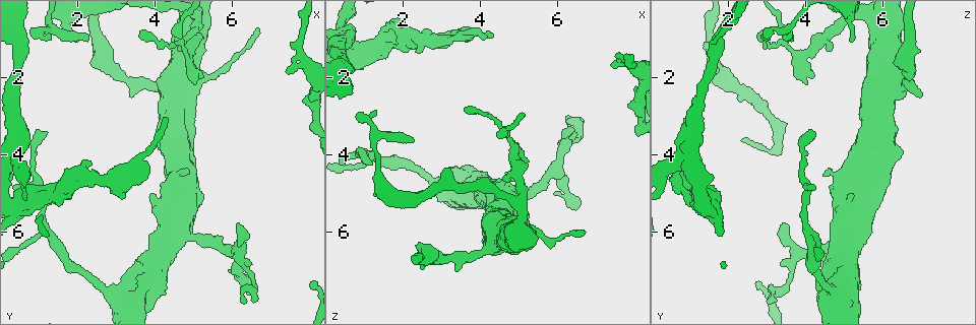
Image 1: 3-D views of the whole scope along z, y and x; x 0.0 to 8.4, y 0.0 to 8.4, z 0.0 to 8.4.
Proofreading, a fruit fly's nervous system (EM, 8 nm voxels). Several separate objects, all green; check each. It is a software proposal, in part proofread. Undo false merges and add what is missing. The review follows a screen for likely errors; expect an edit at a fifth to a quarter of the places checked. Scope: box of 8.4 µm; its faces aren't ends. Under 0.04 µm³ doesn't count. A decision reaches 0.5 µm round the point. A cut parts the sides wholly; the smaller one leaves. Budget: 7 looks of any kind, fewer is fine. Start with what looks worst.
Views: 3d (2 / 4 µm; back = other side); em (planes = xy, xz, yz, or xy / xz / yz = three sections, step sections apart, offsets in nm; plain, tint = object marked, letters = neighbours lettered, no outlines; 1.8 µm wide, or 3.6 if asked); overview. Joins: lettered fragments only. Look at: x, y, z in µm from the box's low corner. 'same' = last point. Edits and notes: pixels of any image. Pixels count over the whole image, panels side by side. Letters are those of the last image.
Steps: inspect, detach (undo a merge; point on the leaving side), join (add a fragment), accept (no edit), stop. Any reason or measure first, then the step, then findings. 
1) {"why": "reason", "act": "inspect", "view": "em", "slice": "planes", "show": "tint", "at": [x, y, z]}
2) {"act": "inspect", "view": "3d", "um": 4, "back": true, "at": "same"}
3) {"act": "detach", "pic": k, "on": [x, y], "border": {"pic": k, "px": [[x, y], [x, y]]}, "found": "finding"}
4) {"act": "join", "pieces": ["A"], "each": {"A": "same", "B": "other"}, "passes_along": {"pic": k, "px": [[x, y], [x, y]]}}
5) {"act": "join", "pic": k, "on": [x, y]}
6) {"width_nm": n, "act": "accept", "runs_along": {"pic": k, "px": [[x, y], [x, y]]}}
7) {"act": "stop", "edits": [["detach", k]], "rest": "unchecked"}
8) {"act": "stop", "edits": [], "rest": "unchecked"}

{"why": "an open end", "act": "inspect", "view": "3d", "um": 4, "at": [7.50, 1.90, 1.70]}

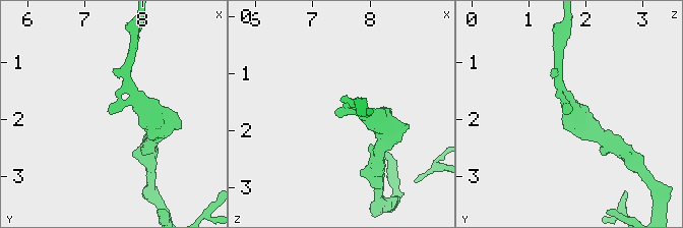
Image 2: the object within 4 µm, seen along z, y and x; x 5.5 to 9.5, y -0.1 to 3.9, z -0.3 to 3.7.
{"why": "shape alone is not enough", "act": "inspect", "view": "em", "slice": "planes", "show": "plain", "at": [7.50, 1.90, 1.75]}

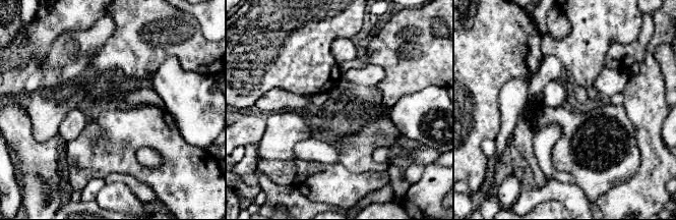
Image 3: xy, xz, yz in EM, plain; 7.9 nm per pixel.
{"why": "what lies round it", "act": "inspect", "view": "em", "slice": "planes", "show": "letters", "at": "same"}

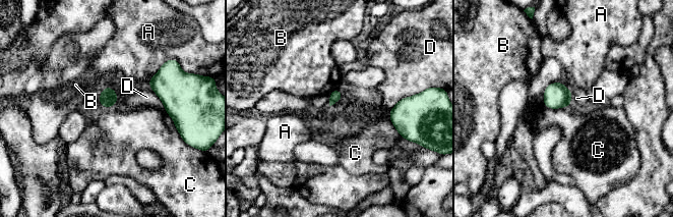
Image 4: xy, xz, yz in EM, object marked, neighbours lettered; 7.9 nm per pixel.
{"act": "accept", "each": {"A": "other", "B": "other", "C": "other", "D": "other"}, "border": {"pic": 4, "px": [[388, 111], [390, 122], [401, 137]]}, "found": "no lettered fragment goes on from it"}

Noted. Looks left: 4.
{"why": "touches itself", "act": "inspect", "view": "3d", "um": 2, "at": [2.15, 4.25, 1.15]}

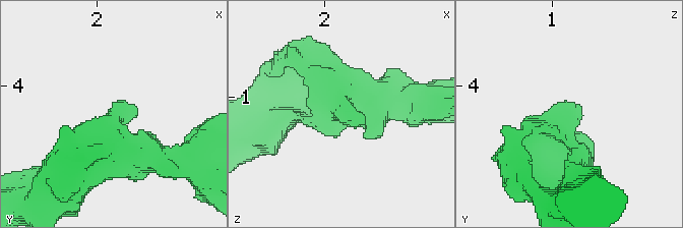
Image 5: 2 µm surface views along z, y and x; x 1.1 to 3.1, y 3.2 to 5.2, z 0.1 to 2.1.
{"act": "inspect", "view": "em", "um": 3.6, "slice": "planes", "show": "letters", "at": [2.16, 4.28, 1.14]}

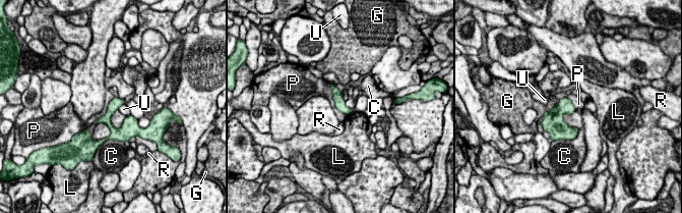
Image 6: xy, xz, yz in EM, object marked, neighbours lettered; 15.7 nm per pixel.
{"act": "accept", "each": {"C": "other", "G": "other", "L": "other", "P": "other", "R": "other", "U": "other"}, "border": {"pic": 6, "px": [[329, 84], [333, 104], [345, 114]]}, "found": "all the same neuron"}

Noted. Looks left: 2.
{"act": "stop", "edits": [], "rest": "unchecked"}

